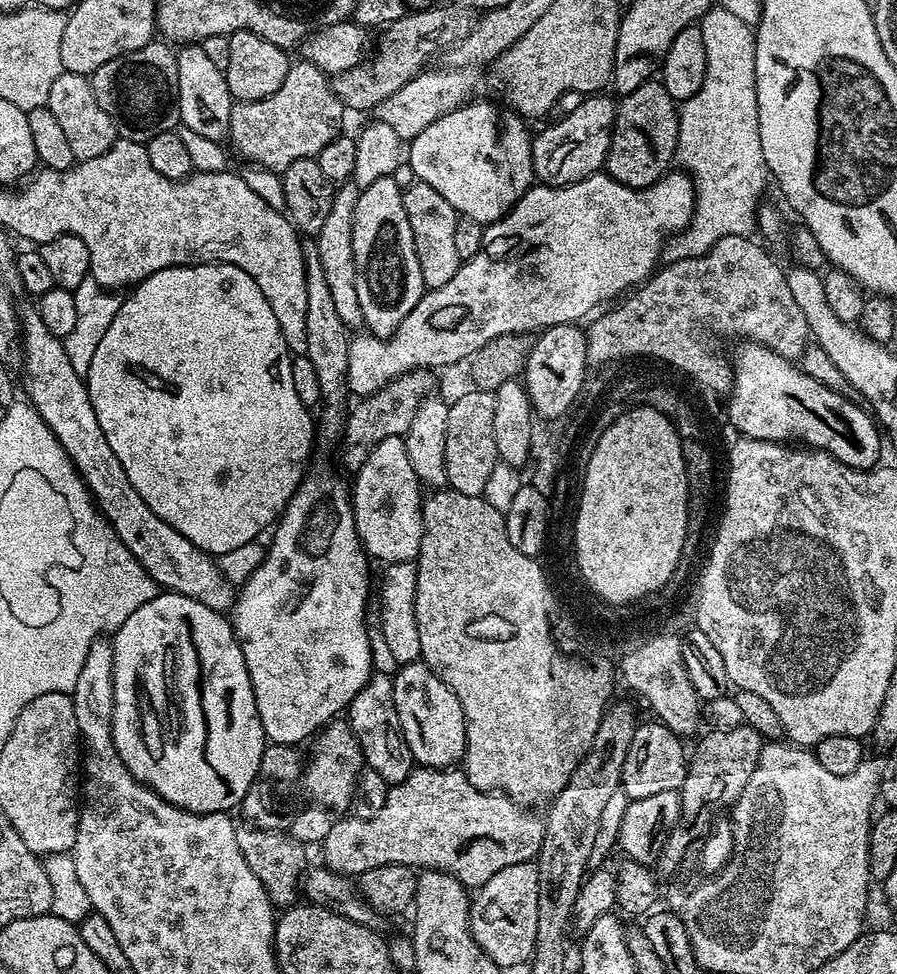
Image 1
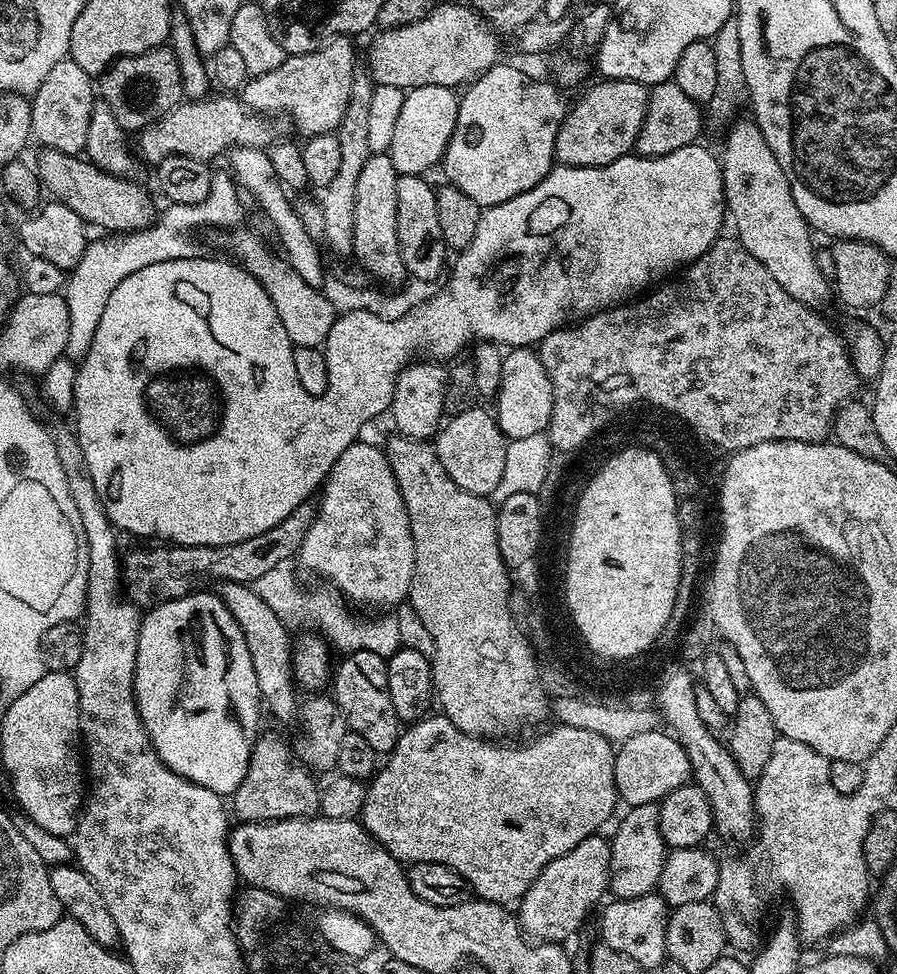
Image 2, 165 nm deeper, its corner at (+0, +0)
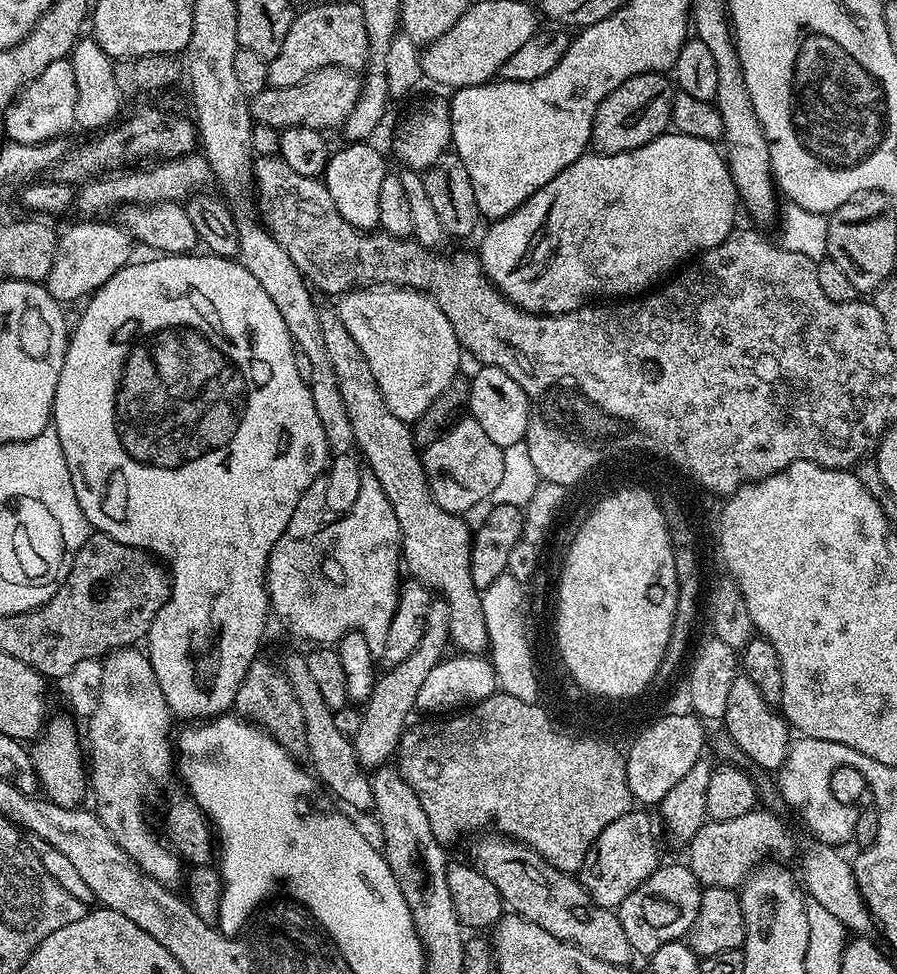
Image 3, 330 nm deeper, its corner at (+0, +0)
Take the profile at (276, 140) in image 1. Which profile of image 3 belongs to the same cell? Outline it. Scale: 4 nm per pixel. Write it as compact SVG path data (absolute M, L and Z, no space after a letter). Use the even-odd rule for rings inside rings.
M359 3L316 4L305 12L297 11L282 50L268 61L268 82L271 87L294 86L314 70L323 68L351 68L360 70L368 63L368 44L365 19Z

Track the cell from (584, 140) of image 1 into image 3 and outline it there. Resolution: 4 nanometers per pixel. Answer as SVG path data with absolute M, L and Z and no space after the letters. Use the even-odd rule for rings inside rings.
M647 72L631 76L598 106L594 114L591 147L601 156L609 156L646 146L646 142L663 136L672 123L673 95L673 81L665 73Z

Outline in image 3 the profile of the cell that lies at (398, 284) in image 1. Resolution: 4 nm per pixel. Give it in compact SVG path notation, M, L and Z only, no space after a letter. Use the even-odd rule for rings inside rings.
M372 142L345 143L328 157L328 165L322 177L326 190L330 190L330 198L334 198L334 206L346 222L355 228L372 230L380 223L378 218L378 194L382 190L382 178L390 175L390 168L384 165L384 156Z

